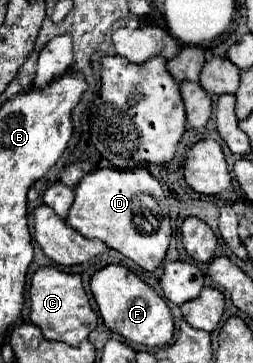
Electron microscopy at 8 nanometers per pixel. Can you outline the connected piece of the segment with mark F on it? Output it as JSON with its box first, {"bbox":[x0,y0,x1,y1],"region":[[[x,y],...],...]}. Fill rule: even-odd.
{"bbox":[90,264,174,346],"region":[[[110,264],[98,270],[90,280],[92,296],[98,304],[104,324],[134,344],[144,346],[168,346],[174,338],[174,318],[162,296],[158,296],[144,280],[140,280],[126,266]]]}

